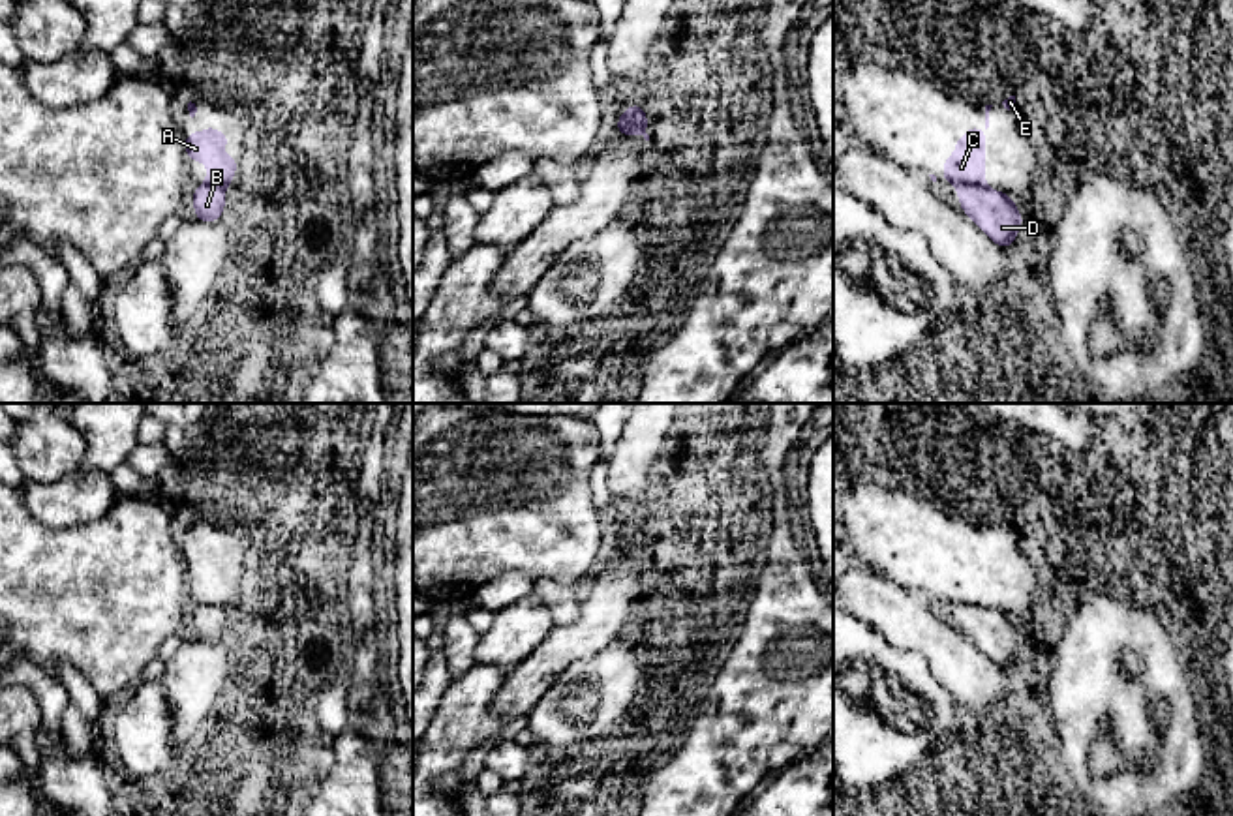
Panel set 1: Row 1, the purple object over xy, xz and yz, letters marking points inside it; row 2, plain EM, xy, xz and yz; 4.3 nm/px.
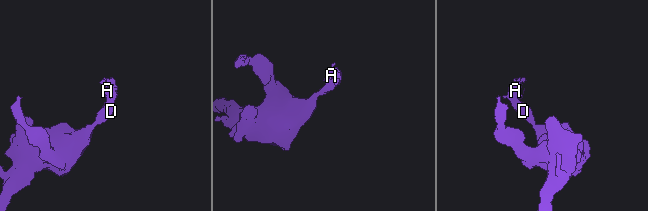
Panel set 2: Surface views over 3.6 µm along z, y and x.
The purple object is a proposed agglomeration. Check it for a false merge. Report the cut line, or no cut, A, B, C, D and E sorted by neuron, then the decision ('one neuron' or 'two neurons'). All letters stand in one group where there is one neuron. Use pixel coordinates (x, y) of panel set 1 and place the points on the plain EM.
cut xz (633, 529), (635, 546), (620, 548); groups A C E / B D; two neurons

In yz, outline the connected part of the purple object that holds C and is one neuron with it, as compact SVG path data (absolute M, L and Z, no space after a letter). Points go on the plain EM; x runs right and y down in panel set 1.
M974 546L967 548L965 557L955 559L957 572L944 578L944 598L942 602L953 604L955 608L976 604L985 608L985 550L980 552Z

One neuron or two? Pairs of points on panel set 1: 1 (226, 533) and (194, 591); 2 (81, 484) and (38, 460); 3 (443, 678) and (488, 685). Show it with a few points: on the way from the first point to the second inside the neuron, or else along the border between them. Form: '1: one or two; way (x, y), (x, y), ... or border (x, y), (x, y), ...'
1: one; way (214, 548), (213, 573), (209, 576)
2: two; border (77, 468), (55, 481), (27, 481)
3: two; border (455, 676), (432, 719)

